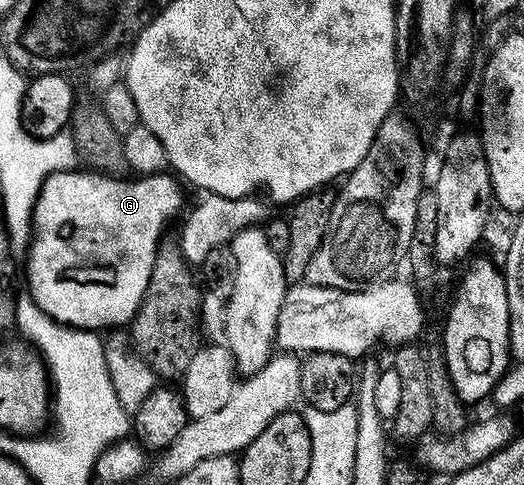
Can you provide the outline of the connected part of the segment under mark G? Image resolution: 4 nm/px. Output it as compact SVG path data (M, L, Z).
M99 170L79 171L53 172L41 186L35 203L33 235L26 253L29 295L59 324L84 330L110 330L126 325L139 309L149 286L155 255L164 239L163 231L178 214L183 204L183 192L174 175L114 180L111 177L114 175Z

